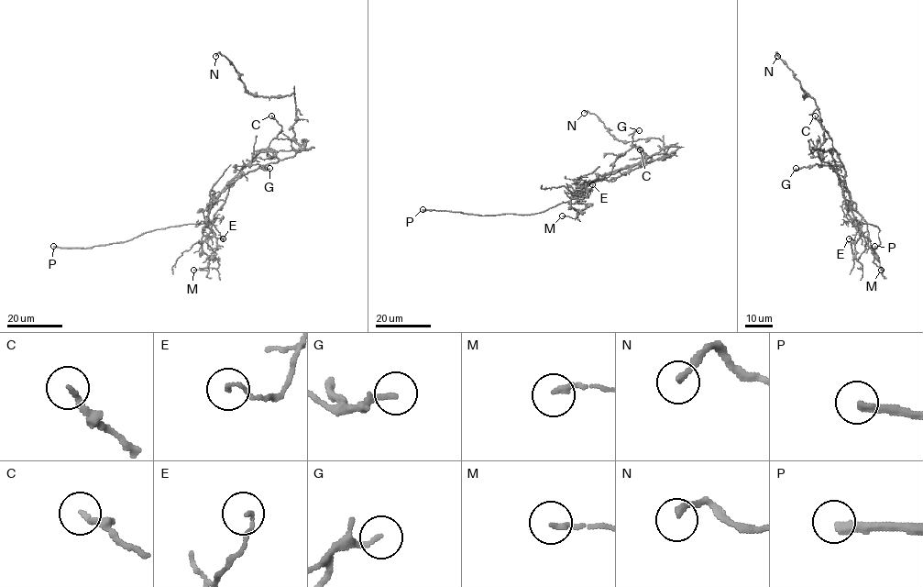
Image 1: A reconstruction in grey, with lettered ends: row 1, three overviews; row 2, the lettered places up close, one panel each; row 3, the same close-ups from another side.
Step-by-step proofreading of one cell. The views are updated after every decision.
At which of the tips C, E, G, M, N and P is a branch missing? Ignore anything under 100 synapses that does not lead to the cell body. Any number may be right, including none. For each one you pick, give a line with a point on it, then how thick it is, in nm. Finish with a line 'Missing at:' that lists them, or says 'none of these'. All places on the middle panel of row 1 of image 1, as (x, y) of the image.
P: at (423, 209); 280 nm thick
Missing at: P

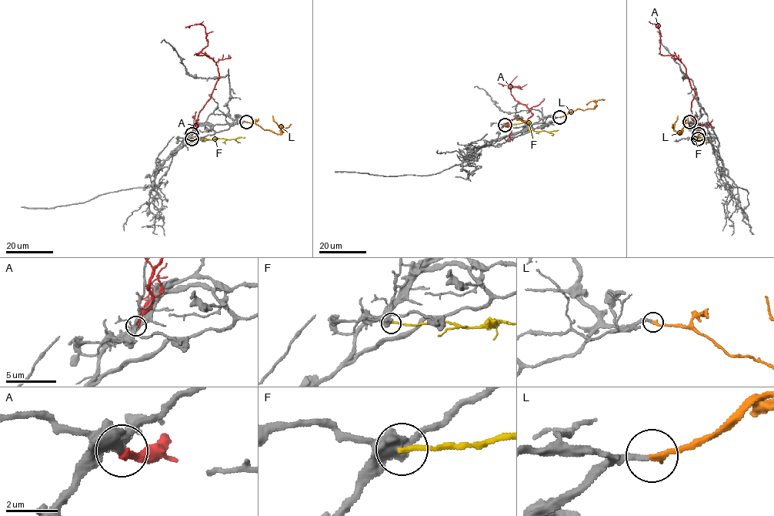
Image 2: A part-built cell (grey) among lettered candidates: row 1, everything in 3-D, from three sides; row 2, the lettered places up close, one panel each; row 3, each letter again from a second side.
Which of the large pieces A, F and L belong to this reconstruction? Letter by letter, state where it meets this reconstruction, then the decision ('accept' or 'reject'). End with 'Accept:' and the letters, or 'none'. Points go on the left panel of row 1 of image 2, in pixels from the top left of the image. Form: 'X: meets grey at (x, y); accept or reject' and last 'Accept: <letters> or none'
A: meets grey at (191, 134); reject
F: meets grey at (191, 139); reject
L: meets grey at (246, 122); accept
Accept: L

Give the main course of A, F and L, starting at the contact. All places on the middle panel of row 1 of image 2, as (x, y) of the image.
A: (505, 126), (514, 118), (525, 122), (532, 113), (511, 93), (512, 88), (522, 87), (498, 83)
F: (505, 125), (527, 121), (529, 128), (535, 131), (558, 129)
L: (559, 117), (578, 108), (585, 110), (595, 107), (596, 104), (590, 101), (585, 105)

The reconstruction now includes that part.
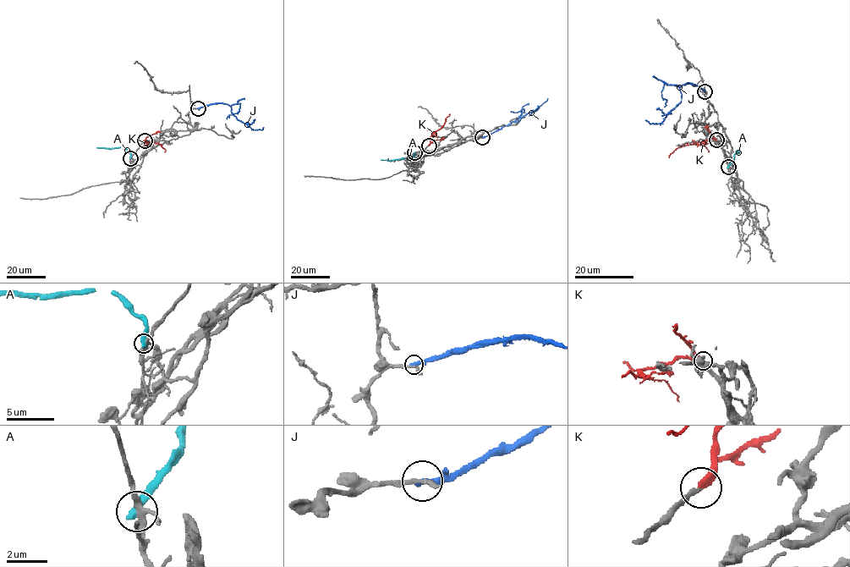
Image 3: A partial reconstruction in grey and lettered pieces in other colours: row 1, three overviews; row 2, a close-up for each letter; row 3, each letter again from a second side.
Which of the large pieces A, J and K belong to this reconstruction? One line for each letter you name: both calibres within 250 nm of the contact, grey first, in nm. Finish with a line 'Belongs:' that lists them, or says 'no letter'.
K: Thickness 190 nm (grey) against 400 nm
Belongs: K

